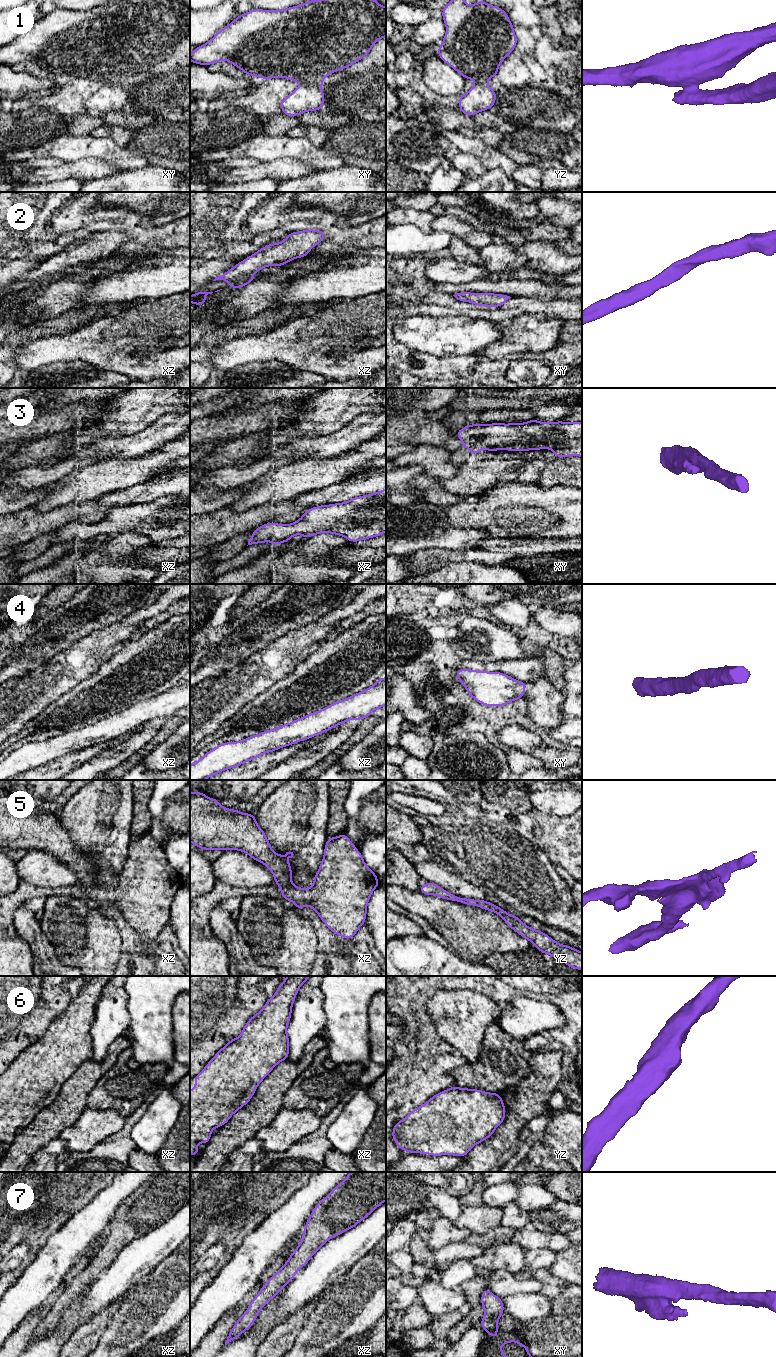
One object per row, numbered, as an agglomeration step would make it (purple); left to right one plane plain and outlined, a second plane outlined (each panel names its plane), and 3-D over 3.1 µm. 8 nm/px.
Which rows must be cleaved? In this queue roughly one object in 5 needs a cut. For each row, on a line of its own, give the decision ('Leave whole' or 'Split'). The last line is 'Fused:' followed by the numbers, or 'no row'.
1: Split
2: Leave whole
3: Leave whole
4: Leave whole
5: Leave whole
6: Leave whole
7: Leave whole
Fused: 1

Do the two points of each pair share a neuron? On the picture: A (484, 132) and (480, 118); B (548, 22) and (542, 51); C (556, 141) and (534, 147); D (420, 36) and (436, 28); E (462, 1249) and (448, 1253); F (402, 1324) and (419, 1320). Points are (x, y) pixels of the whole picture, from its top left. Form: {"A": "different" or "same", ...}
{"A": "different", "B": "different", "C": "same", "D": "same", "E": "same", "F": "same"}

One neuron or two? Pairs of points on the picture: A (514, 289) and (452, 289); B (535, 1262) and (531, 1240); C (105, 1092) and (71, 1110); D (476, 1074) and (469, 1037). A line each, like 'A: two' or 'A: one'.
A: one
B: two
C: two
D: two

